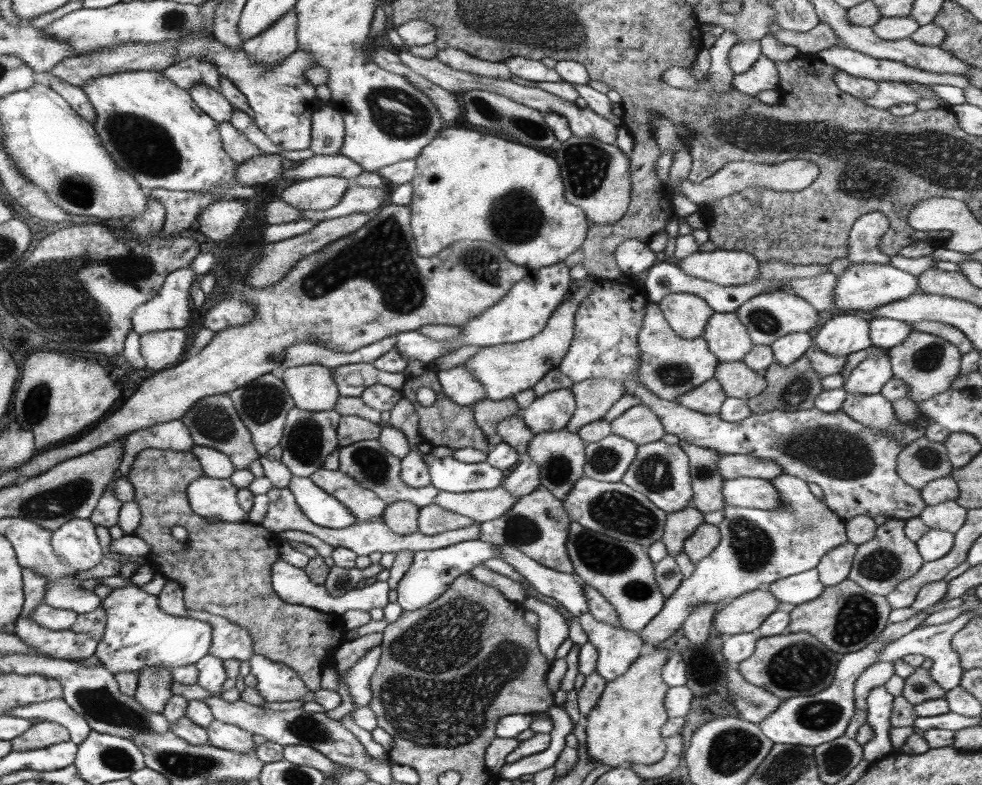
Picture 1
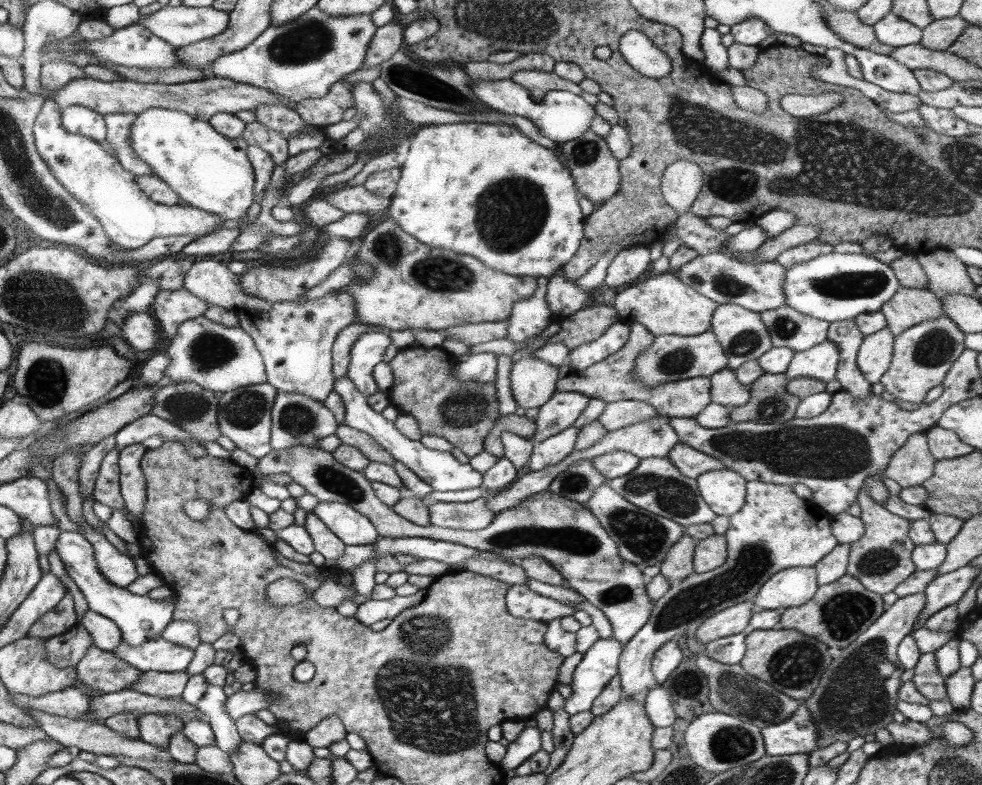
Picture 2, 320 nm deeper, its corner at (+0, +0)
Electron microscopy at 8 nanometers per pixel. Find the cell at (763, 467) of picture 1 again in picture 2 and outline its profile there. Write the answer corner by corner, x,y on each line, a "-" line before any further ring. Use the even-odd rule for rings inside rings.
682,442
675,444
668,452
667,457
684,476
693,479
703,472
726,469
715,457
694,450

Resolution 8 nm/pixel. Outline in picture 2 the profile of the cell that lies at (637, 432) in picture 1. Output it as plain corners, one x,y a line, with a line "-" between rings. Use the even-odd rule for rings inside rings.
618,400
608,403
598,422
602,423
606,430
613,431
637,422
652,420
658,415
650,404
636,400

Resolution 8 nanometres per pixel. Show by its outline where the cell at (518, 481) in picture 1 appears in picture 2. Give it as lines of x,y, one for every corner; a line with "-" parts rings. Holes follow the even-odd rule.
572,426
546,440
532,441
533,451
528,464
530,470
537,471
564,460
575,449
578,431

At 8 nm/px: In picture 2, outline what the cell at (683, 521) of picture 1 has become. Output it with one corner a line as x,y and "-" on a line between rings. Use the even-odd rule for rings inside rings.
684,535
678,542
672,544
666,558
661,562
661,574
668,580
684,580
694,573
693,557
697,541

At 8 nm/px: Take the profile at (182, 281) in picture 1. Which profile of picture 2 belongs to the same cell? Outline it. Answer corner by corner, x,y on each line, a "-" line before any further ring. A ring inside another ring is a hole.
226,261
193,262
182,290
210,305
217,305
238,317
239,327
246,332
260,352
265,364
267,382
286,392
299,392
324,403
333,391
332,348
336,336
356,321
354,300
348,291
327,293
308,302
266,302
242,292
237,274
228,270

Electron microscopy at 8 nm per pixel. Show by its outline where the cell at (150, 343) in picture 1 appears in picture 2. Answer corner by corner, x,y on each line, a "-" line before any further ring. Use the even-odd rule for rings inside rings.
152,313
130,314
124,323
121,324
122,330
118,333
127,342
140,350
152,350
159,342
158,328
156,320
153,318

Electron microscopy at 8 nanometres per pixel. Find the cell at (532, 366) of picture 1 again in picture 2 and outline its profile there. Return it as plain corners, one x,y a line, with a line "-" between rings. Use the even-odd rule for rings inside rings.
526,354
513,364
510,373
514,401
524,409
540,409
557,391
558,379
558,367

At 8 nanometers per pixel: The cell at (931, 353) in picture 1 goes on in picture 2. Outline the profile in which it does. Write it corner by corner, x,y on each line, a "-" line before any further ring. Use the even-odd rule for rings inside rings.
949,317
919,322
895,337
891,365
880,382
886,392
900,401
922,404
926,393
943,382
948,369
964,350
965,333

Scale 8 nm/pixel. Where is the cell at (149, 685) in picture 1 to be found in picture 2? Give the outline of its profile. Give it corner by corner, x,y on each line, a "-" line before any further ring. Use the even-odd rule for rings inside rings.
142,713
137,715
139,733
148,744
156,744
158,749
167,750
173,736
185,725
175,713

